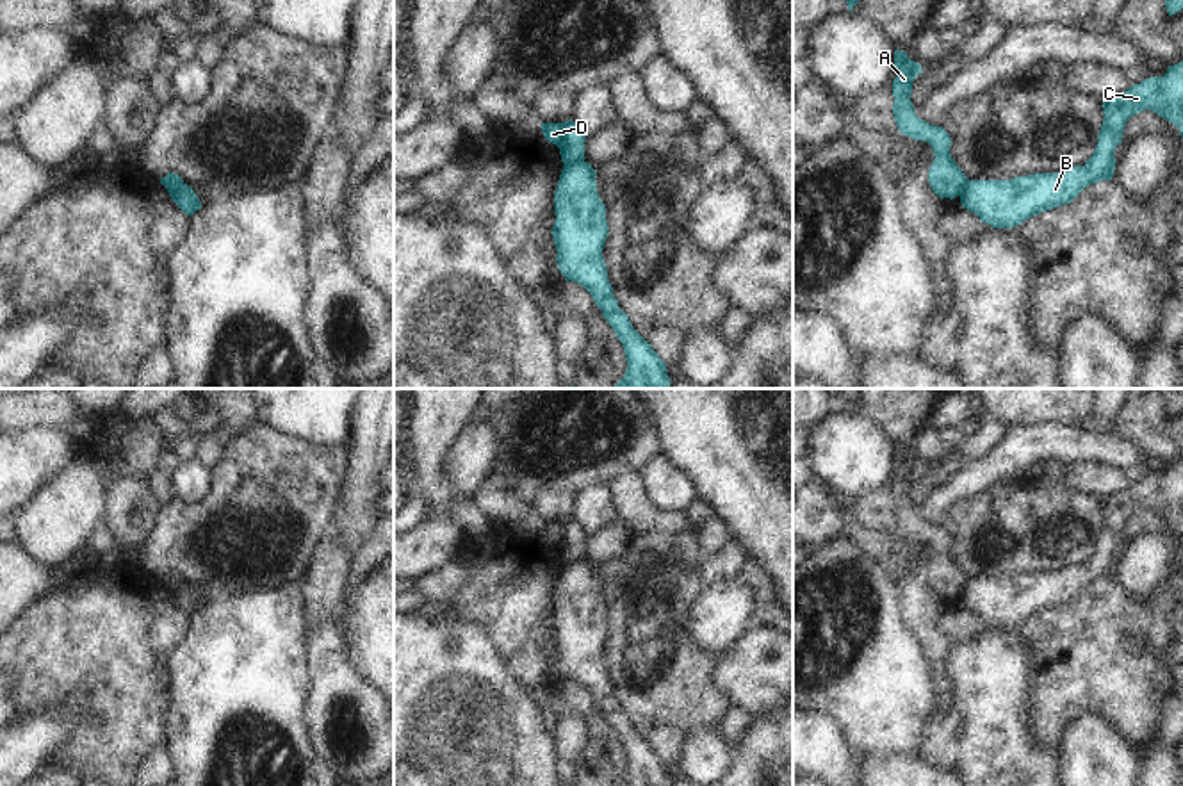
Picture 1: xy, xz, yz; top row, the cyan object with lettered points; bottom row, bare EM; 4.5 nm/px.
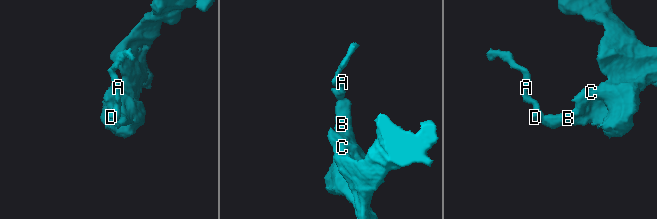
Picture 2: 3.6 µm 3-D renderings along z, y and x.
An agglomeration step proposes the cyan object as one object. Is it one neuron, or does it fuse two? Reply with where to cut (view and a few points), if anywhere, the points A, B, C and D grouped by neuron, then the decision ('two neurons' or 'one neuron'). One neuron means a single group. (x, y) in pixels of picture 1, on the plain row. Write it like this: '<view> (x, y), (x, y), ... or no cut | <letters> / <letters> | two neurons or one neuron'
xz (583, 560), (565, 565) | A D / B C | two neurons

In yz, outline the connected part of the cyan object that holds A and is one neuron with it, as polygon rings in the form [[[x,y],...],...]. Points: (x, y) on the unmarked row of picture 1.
[[[894,449],[894,467],[898,469],[893,479],[893,513],[898,529],[916,540],[926,540],[934,549],[934,561],[928,570],[932,590],[942,597],[957,597],[967,585],[967,576],[951,558],[951,538],[942,526],[934,526],[919,519],[910,501],[912,481],[923,471],[921,463],[910,460],[903,449]]]

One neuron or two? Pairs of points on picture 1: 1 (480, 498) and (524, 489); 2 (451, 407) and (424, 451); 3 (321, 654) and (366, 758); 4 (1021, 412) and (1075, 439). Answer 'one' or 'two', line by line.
1: two
2: one
3: one
4: two

